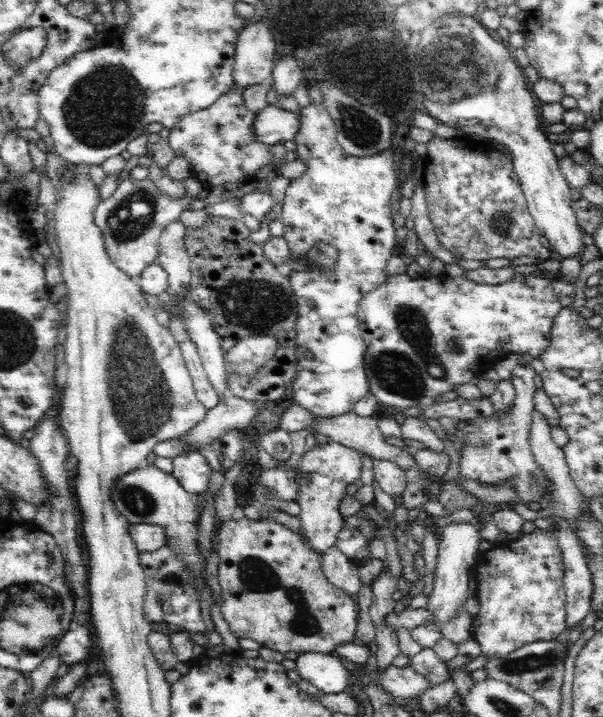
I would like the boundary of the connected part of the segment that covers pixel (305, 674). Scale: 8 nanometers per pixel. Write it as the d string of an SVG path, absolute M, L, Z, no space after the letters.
M308 652L299 655L295 662L295 670L302 677L302 681L312 683L323 693L337 694L350 686L349 671L337 656Z

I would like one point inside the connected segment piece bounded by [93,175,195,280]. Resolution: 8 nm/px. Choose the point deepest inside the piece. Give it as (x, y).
(131, 221)

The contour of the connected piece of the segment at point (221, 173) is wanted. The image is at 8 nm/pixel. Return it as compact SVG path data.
M234 85L214 104L180 118L172 131L164 133L171 150L190 164L193 174L200 177L204 188L235 183L247 175L256 174L263 166L272 164L276 169L279 164L271 156L271 147L255 140L252 128L255 114L246 107L242 92L242 87Z

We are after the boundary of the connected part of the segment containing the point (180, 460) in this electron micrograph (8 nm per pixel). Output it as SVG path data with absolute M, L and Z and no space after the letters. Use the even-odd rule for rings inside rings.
M188 451L173 458L172 476L190 494L208 490L208 482L213 469L200 451Z

